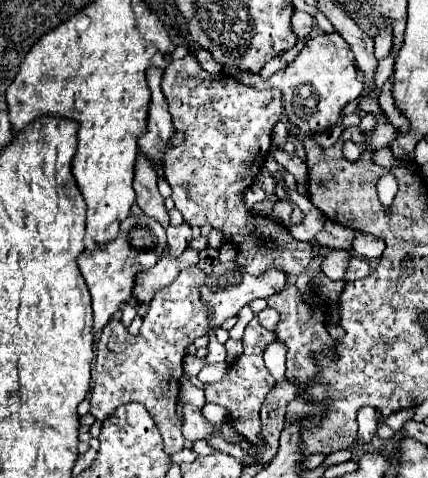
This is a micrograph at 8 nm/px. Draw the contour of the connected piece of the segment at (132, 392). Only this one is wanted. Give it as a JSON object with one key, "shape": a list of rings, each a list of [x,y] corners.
{"shape":[[[198,266],[182,270],[174,284],[156,292],[138,336],[130,336],[120,320],[110,320],[96,342],[96,376],[90,412],[96,420],[104,422],[118,406],[128,402],[144,404],[162,434],[168,454],[176,454],[184,448],[182,428],[176,418],[182,358],[194,338],[210,332],[210,308],[200,300],[204,280],[206,274]]]}

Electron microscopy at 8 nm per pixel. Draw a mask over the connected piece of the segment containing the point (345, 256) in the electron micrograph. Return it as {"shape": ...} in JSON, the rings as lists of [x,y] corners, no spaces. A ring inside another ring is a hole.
{"shape":[[[332,250],[330,254],[326,254],[324,262],[322,262],[324,276],[328,276],[330,280],[344,280],[350,258],[352,258],[352,254],[346,250]]]}

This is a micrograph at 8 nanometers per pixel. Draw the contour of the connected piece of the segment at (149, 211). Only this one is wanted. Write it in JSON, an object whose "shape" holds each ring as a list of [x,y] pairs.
{"shape":[[[138,154],[136,160],[136,176],[134,176],[134,190],[136,190],[136,204],[142,208],[146,216],[156,218],[164,228],[170,226],[170,216],[168,210],[164,208],[164,198],[158,192],[158,174],[154,166]]]}

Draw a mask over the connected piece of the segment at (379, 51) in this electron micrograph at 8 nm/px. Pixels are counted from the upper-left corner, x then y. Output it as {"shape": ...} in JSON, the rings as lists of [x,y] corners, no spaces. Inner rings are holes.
{"shape":[[[384,28],[378,36],[376,36],[376,46],[374,46],[374,56],[378,60],[386,58],[390,54],[390,48],[392,48],[392,30],[390,28]]]}

